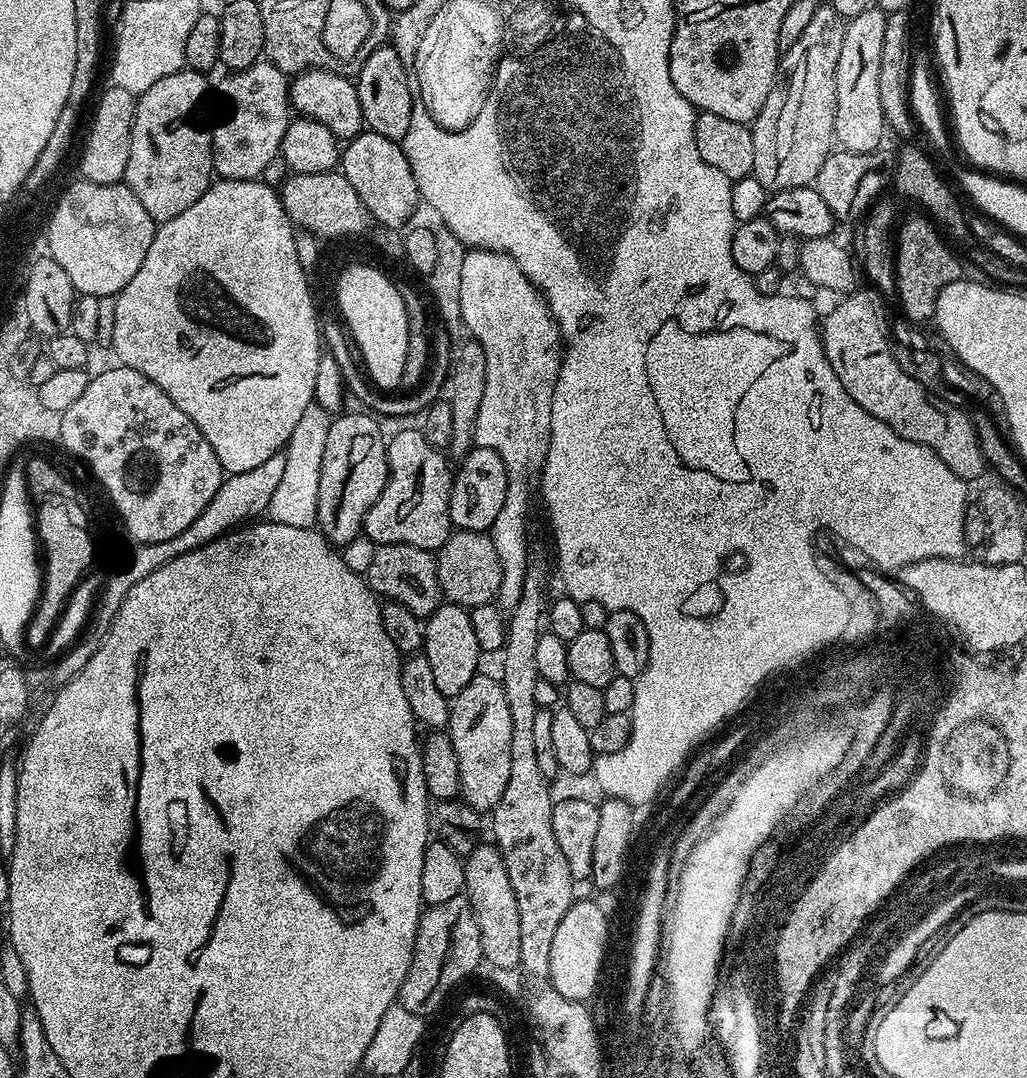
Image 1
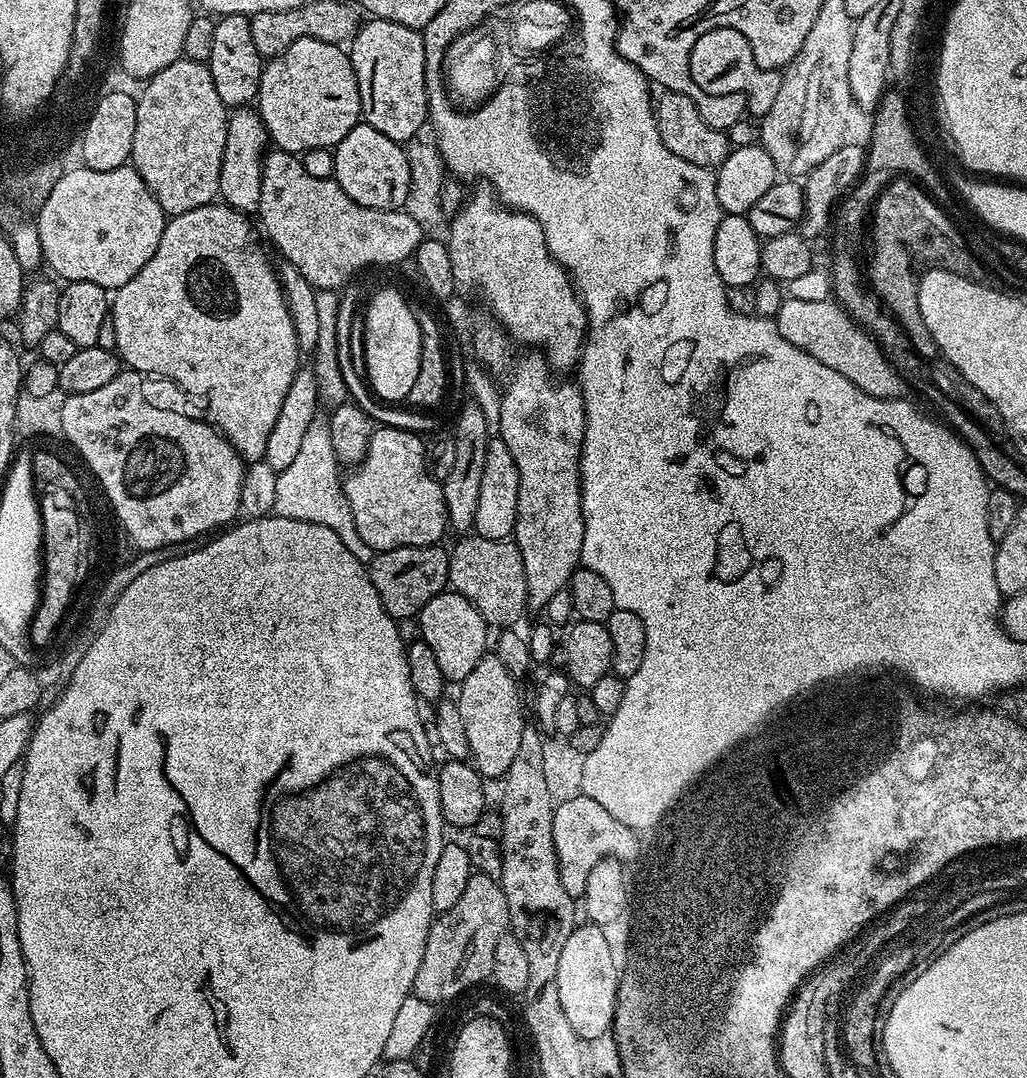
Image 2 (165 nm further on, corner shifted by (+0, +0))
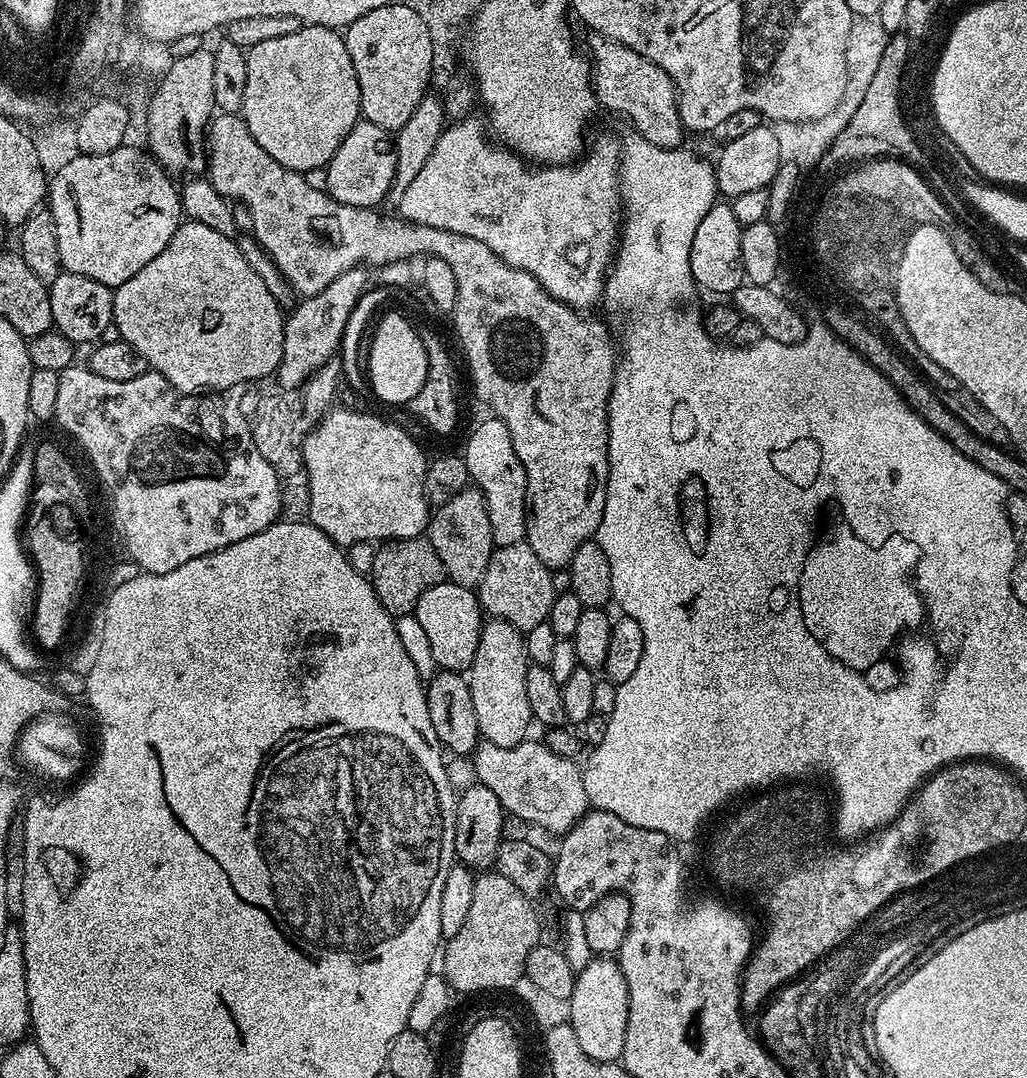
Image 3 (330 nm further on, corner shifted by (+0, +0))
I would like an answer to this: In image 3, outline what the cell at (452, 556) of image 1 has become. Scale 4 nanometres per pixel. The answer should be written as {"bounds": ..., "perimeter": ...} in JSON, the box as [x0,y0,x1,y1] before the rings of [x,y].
{"bounds":[478,542,556,634],"perimeter":[[[526,542],[496,548],[486,566],[486,574],[482,574],[478,585],[480,607],[491,619],[510,622],[521,632],[527,634],[530,630],[534,630],[534,626],[545,623],[550,614],[550,606],[556,597],[552,574],[553,569],[546,567],[542,558],[538,558],[538,554],[534,554],[534,550],[530,550],[530,546]]]}

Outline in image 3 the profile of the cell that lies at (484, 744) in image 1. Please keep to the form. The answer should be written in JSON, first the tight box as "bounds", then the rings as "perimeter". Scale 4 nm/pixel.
{"bounds":[466,620,533,746],"perimeter":[[[505,620],[483,621],[480,637],[478,638],[478,654],[474,654],[474,662],[468,668],[466,679],[470,686],[470,699],[474,702],[474,715],[478,717],[478,730],[481,737],[494,746],[518,746],[522,741],[529,739],[528,727],[533,727],[530,701],[526,699],[526,670],[530,663],[528,651],[524,645],[525,633]]]}

